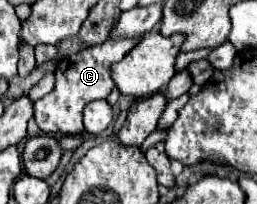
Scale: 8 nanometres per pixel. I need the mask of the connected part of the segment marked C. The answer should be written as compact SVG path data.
M112 38L106 40L102 46L86 48L66 60L62 60L56 68L56 84L50 94L40 98L34 104L34 120L38 128L50 136L68 136L68 134L82 134L82 110L90 100L108 98L112 92L114 78L112 78L112 64L120 62L138 42L134 38Z

